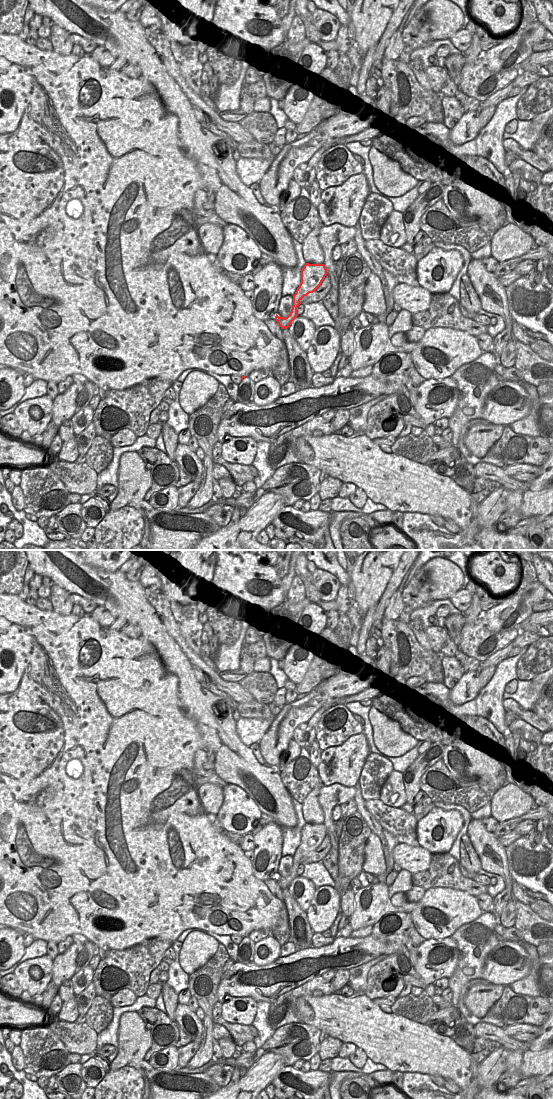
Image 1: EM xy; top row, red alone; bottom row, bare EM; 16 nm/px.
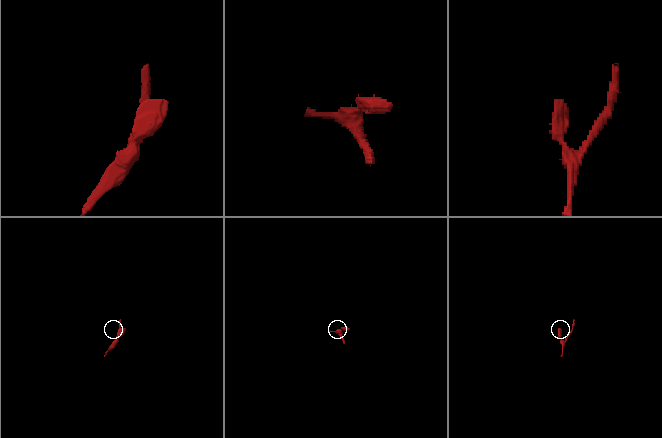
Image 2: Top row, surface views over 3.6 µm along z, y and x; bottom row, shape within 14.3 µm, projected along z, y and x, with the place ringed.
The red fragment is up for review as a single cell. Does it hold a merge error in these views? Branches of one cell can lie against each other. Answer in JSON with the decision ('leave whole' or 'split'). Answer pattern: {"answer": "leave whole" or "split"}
{"answer": "leave whole"}

